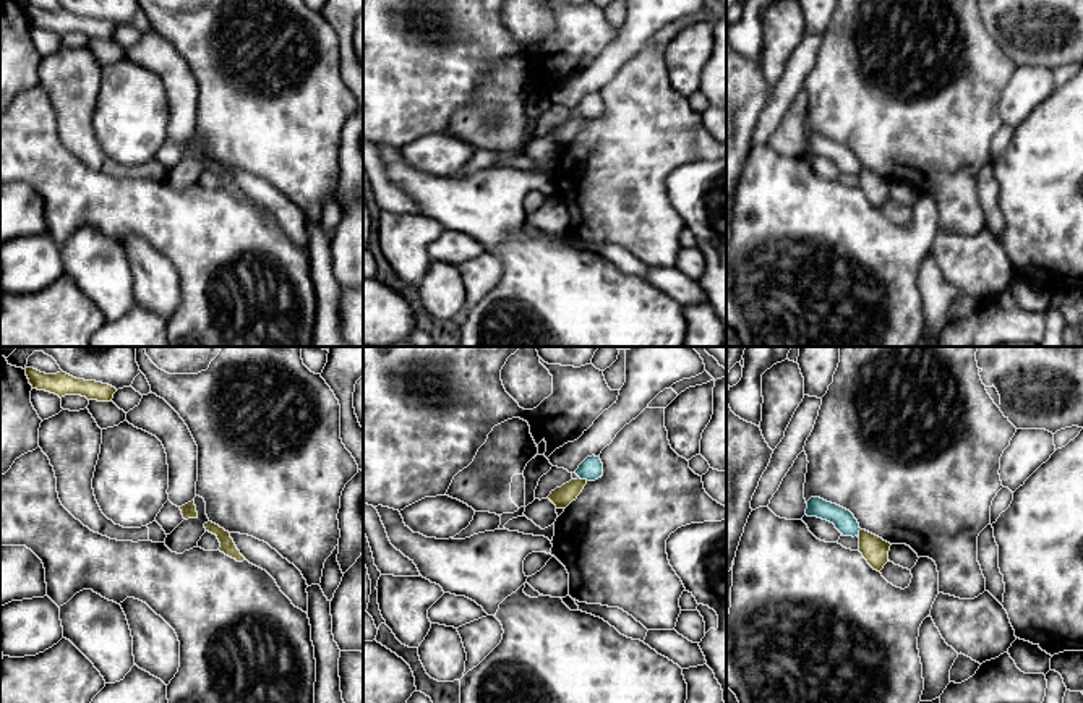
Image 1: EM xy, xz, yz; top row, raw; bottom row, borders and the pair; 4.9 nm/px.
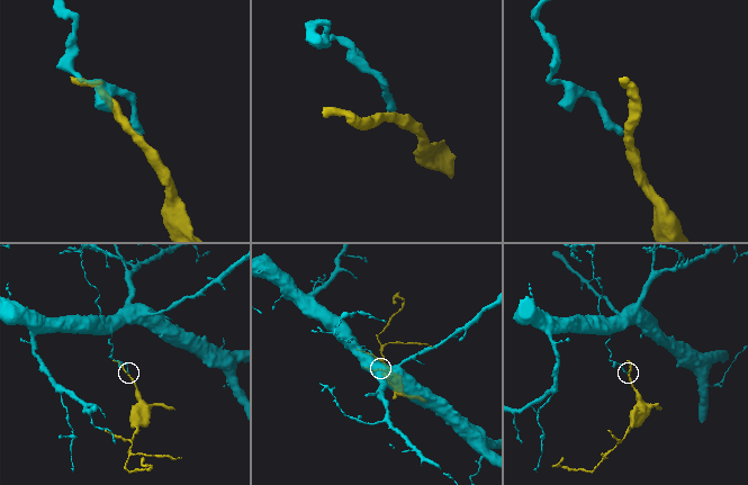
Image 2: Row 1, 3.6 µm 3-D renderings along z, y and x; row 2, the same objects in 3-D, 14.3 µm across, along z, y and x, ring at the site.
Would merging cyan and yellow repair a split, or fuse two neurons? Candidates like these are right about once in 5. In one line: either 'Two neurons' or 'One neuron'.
Two neurons

